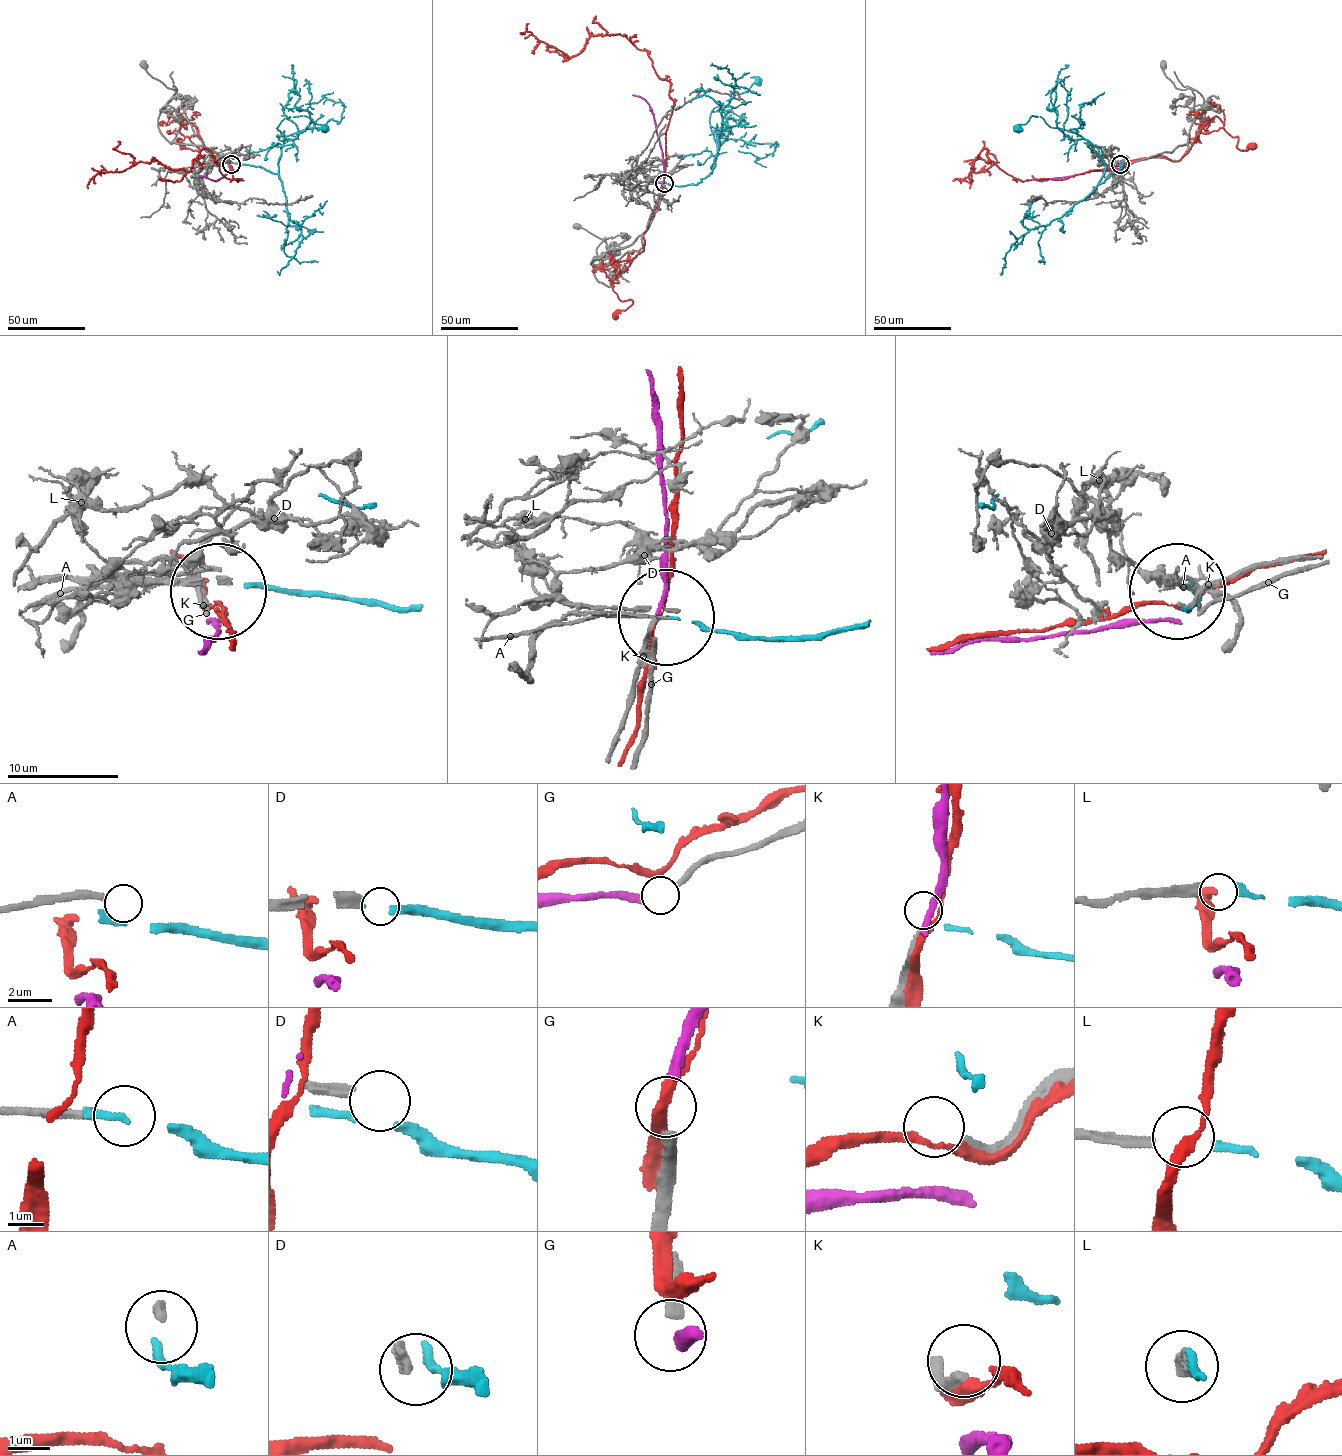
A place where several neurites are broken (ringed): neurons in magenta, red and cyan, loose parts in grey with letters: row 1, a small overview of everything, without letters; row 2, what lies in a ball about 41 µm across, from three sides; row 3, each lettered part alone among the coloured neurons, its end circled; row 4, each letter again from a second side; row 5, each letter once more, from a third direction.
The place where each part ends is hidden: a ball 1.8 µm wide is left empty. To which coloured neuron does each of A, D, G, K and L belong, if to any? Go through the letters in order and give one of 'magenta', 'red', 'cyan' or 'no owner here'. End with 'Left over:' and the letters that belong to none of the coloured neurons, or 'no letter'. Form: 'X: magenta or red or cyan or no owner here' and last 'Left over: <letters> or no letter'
A: no owner here
D: no owner here
G: magenta
K: no owner here
L: cyan
Left over: A, D, K

